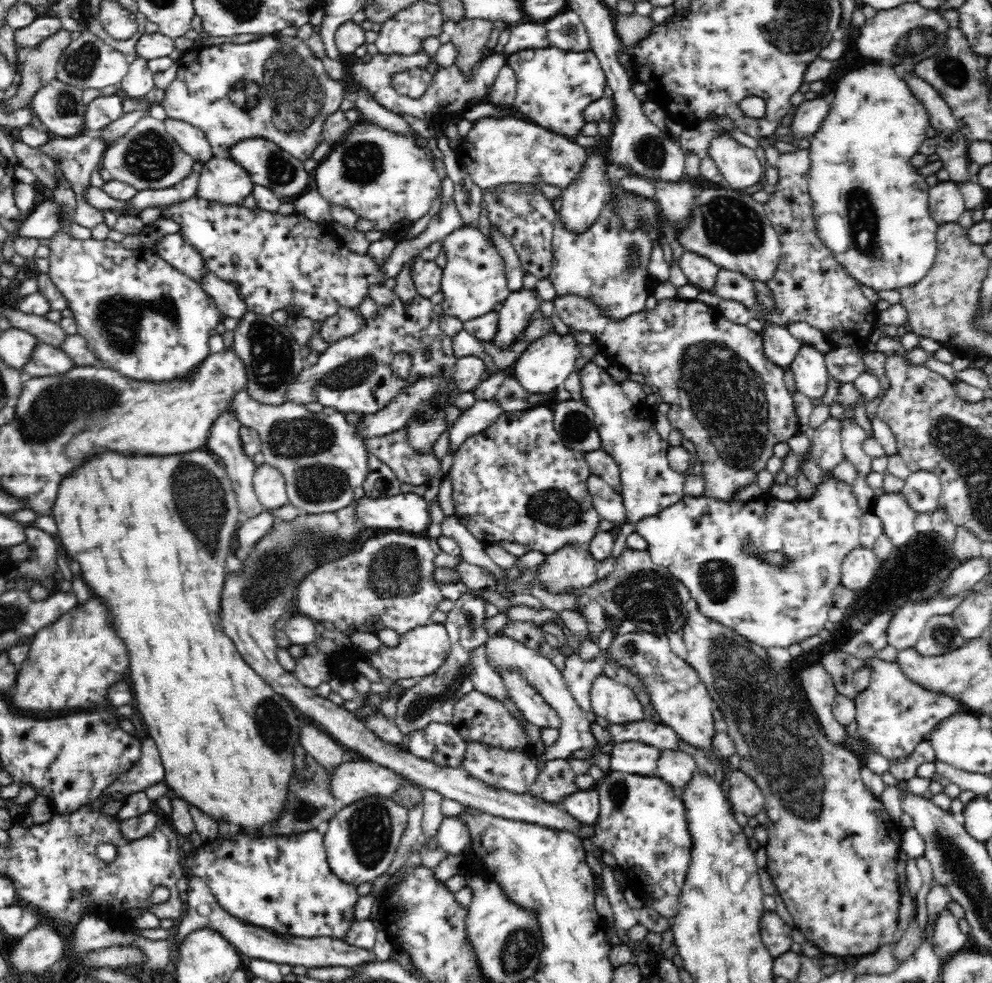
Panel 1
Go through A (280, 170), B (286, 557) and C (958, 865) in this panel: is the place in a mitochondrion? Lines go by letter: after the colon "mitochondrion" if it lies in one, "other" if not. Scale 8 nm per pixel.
A: mitochondrion
B: mitochondrion
C: mitochondrion

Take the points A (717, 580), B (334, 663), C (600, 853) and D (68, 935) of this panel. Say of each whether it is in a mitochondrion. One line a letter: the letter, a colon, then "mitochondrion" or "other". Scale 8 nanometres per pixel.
A: mitochondrion
B: other
C: other
D: other

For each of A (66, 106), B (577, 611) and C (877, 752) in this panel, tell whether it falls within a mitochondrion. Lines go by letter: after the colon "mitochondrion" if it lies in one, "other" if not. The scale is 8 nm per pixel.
A: mitochondrion
B: other
C: other

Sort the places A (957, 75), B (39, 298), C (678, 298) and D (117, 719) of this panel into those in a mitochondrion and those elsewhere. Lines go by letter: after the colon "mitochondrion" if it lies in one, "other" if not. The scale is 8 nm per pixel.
A: mitochondrion
B: other
C: other
D: other

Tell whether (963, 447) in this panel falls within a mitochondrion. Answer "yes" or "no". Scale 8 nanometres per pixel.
yes

